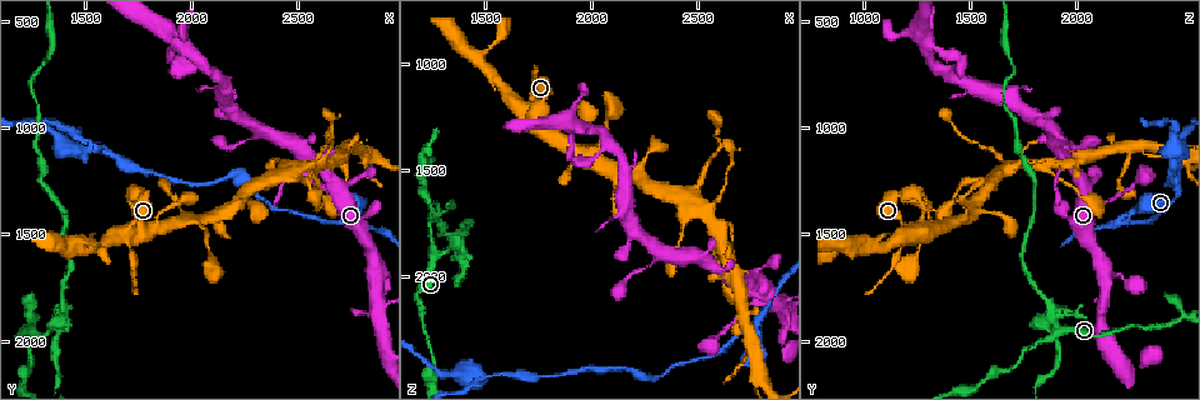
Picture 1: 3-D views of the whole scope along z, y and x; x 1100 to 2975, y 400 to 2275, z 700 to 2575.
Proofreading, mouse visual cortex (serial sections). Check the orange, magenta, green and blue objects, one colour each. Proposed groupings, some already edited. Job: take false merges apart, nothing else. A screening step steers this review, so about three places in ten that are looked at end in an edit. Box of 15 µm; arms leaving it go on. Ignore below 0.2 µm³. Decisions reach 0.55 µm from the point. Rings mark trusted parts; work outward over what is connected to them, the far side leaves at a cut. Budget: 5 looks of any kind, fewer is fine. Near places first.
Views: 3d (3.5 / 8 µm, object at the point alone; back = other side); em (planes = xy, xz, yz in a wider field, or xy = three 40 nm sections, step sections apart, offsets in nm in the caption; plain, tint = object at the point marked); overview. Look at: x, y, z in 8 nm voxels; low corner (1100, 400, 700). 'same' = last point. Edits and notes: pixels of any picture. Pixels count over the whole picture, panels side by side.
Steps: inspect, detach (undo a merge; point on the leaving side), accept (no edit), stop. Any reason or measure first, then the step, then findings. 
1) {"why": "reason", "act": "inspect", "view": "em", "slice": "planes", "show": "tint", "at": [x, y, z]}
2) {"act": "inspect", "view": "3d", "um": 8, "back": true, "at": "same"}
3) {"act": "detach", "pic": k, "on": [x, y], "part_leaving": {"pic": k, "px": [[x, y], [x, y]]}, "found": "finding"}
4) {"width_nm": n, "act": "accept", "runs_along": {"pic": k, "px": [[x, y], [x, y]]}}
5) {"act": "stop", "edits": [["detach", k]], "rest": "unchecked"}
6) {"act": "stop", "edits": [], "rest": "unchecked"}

{"why": "sudden change in width", "act": "inspect", "view": "3d", "um": 8, "at": [1970, 1430, 1460]}

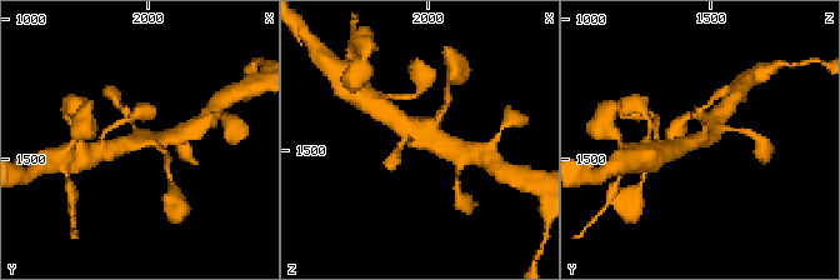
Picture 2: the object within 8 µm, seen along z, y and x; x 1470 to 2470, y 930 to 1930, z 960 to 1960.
{"why": "shape alone is not enough", "act": "inspect", "view": "em", "slice": "xy", "step": 5, "show": "tint", "at": [1970, 1440, 1450]}

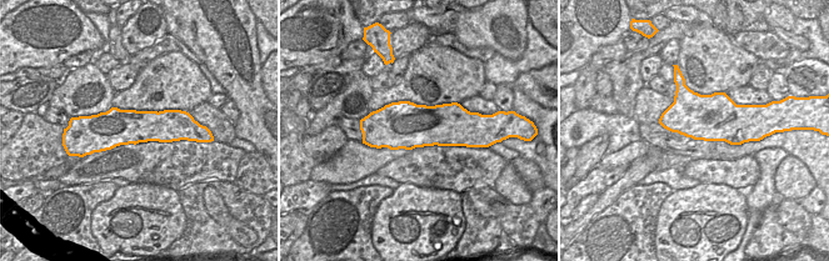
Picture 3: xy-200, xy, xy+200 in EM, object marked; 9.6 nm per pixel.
{"act": "accept", "runs_along": {"pic": 3, "px": [[89, 125], [179, 126], [189, 136]]}, "found": "one cell here"}

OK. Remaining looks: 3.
{"why": "three-way junction", "act": "inspect", "view": "3d", "um": 3.5, "back": true, "at": [2750, 1440, 2250]}

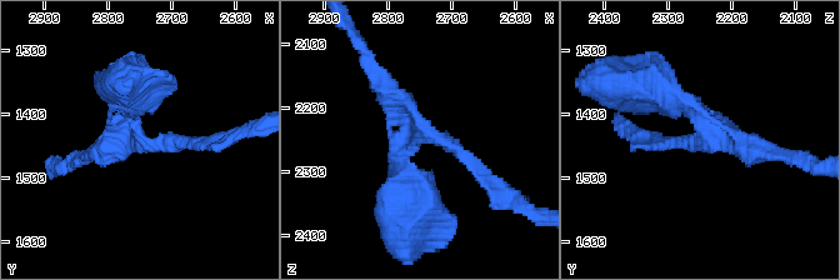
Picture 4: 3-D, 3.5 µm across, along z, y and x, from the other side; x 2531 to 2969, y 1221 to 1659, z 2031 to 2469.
{"arms": 3, "arm_widths_nm": [200, 250, 250], "act": "inspect", "view": "em", "slice": "xy", "step": 5, "show": "tint", "at": [2750, 1430, 2245]}

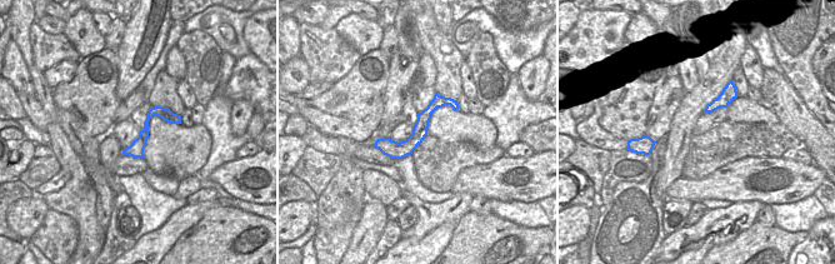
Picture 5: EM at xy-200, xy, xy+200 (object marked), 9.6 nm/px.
{"act": "accept", "runs_along": {"pic": 5, "px": [[454, 103], [438, 101], [406, 147], [378, 144]]}, "found": "continuous, no second cell"}

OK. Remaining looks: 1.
{"act": "stop", "edits": [], "rest": "unchecked"}

